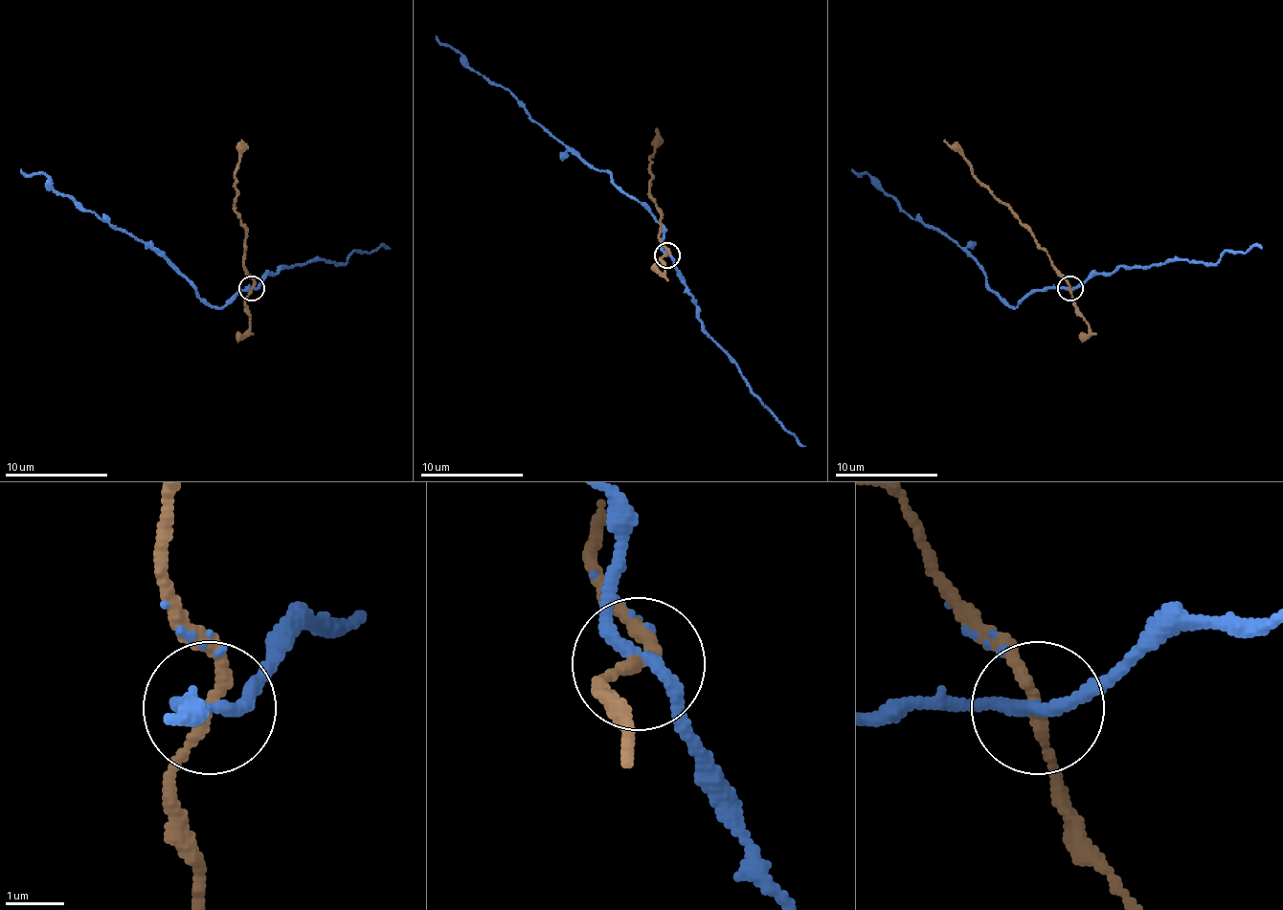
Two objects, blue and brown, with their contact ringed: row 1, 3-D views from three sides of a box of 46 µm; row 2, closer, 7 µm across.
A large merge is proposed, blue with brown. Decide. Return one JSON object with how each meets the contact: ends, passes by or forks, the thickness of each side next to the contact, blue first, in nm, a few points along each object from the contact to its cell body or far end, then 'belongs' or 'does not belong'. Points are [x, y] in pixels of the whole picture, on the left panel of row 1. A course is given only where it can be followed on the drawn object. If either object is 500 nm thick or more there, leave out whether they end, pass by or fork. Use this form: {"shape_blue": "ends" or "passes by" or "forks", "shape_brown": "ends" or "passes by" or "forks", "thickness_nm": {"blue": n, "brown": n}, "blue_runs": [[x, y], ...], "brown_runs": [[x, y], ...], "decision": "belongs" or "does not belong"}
{"shape_blue": "forks", "shape_brown": "passes by", "thickness_nm": {"blue": 180, "brown": 190}, "blue_runs": [[251, 287], [213, 308], [136, 236], [92, 210], [81, 210], [43, 175], [20, 169]], "brown_runs": [[251, 287], [254, 277], [243, 264], [246, 226], [236, 210], [236, 165], [240, 142]], "decision": "belongs"}

